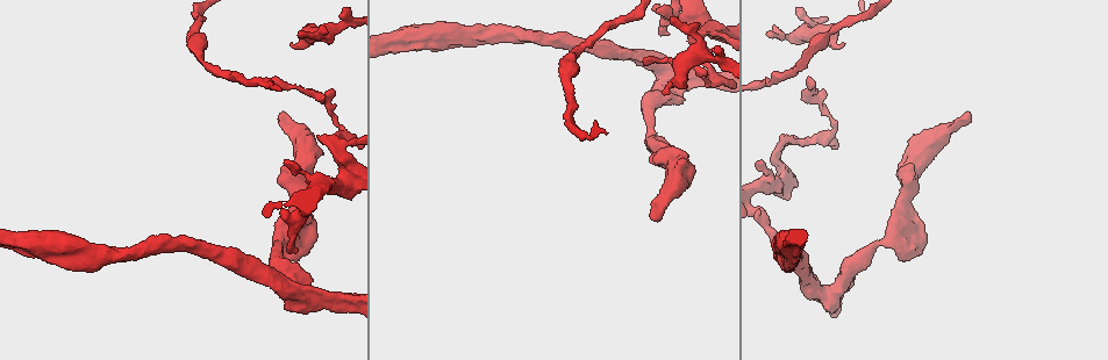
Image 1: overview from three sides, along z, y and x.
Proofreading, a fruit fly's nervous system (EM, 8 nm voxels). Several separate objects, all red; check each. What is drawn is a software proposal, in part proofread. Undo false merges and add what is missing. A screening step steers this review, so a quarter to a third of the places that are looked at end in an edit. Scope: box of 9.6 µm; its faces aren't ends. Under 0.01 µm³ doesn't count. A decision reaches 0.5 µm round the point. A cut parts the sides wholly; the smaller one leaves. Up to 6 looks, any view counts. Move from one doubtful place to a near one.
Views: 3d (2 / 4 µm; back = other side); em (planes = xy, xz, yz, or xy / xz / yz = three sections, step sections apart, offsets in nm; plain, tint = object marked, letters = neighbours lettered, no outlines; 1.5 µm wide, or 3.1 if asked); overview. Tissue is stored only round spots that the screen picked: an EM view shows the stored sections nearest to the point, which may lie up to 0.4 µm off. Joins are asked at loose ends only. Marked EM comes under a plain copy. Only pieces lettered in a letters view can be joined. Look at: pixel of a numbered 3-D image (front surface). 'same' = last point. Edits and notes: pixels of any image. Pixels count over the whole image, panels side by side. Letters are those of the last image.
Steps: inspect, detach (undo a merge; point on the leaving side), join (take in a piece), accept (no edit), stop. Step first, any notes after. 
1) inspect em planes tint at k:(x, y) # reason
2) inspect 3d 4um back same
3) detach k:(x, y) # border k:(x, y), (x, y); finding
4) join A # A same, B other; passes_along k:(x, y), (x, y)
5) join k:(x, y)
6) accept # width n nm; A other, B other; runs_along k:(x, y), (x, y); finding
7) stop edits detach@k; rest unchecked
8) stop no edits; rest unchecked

inspect em xy step 8 tint at 1:(897, 226) # a fork

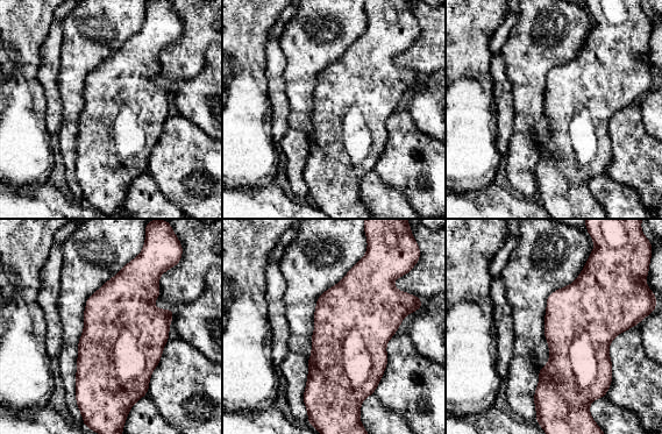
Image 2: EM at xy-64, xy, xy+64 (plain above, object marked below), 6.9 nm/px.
inspect em planes letters same

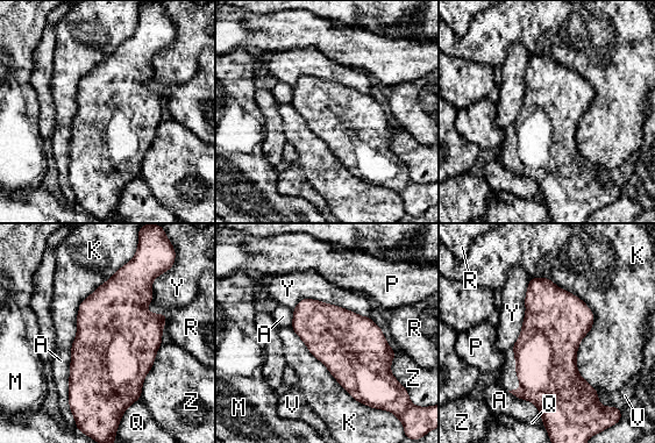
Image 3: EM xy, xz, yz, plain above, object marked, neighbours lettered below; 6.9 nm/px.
accept # width 440 nm; A other, K other, M other, P other, Q other, R other, V other, Y other, Z other; border 3:(292, 309), (318, 299), (369, 318); continuous, no second neuron

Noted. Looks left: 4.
inspect em planes letters at 1:(651, 58) # end of a long branch

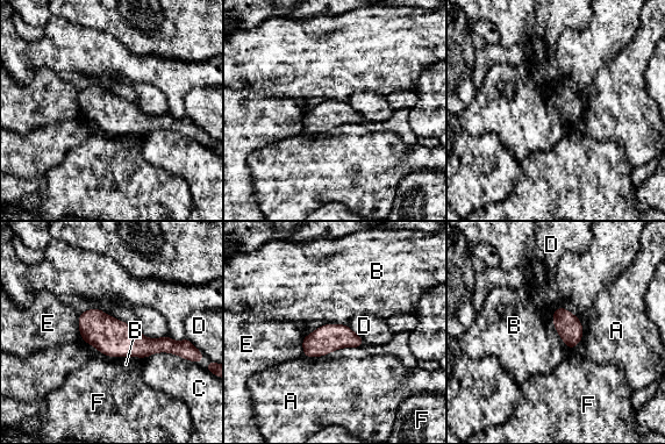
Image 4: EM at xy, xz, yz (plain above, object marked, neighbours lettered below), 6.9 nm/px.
accept # A other, B other, C other, D other, E other, F other; border 4:(347, 324), (324, 323), (304, 337); none of them fits

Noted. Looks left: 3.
inspect em planes letters at 1:(670, 20) # free end

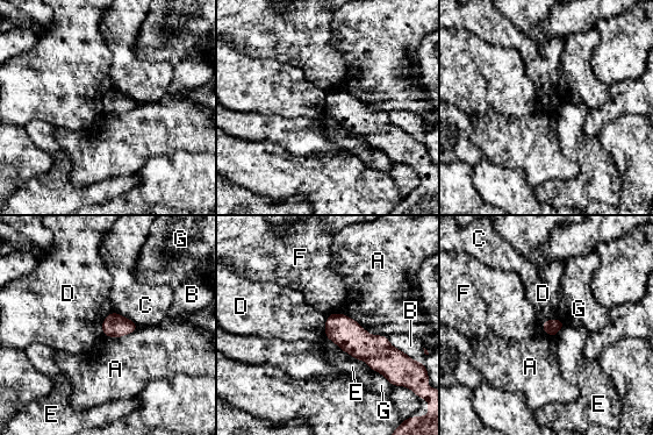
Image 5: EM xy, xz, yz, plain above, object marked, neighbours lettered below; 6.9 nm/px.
accept # longest_contact A 400 nm; A other, B other, C other, D other, E other, F other, G other; border 5:(562, 320), (547, 319), (540, 326); no lettered piece goes on from it

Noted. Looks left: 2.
stop no edits; rest unchecked

